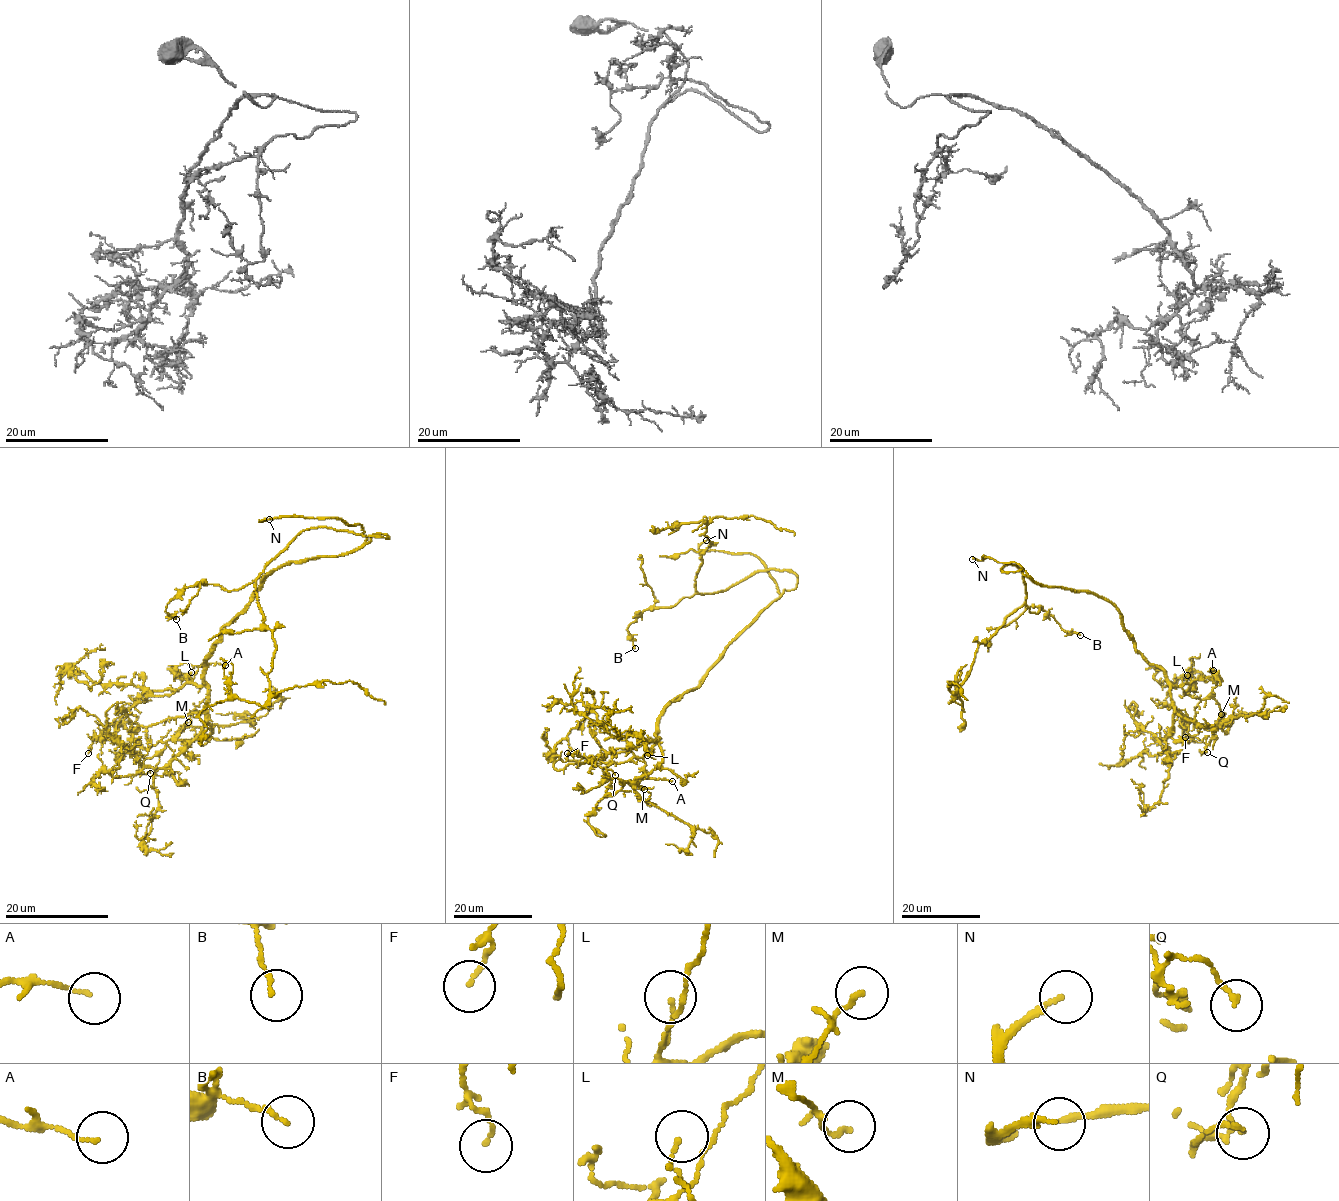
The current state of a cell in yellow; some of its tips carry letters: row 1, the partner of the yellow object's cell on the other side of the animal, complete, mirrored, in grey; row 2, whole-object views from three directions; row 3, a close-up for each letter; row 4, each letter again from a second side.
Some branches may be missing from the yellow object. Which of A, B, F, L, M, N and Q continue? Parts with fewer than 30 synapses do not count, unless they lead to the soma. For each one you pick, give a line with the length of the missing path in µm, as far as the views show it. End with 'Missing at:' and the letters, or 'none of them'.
N: 10 µm
Missing at: N

